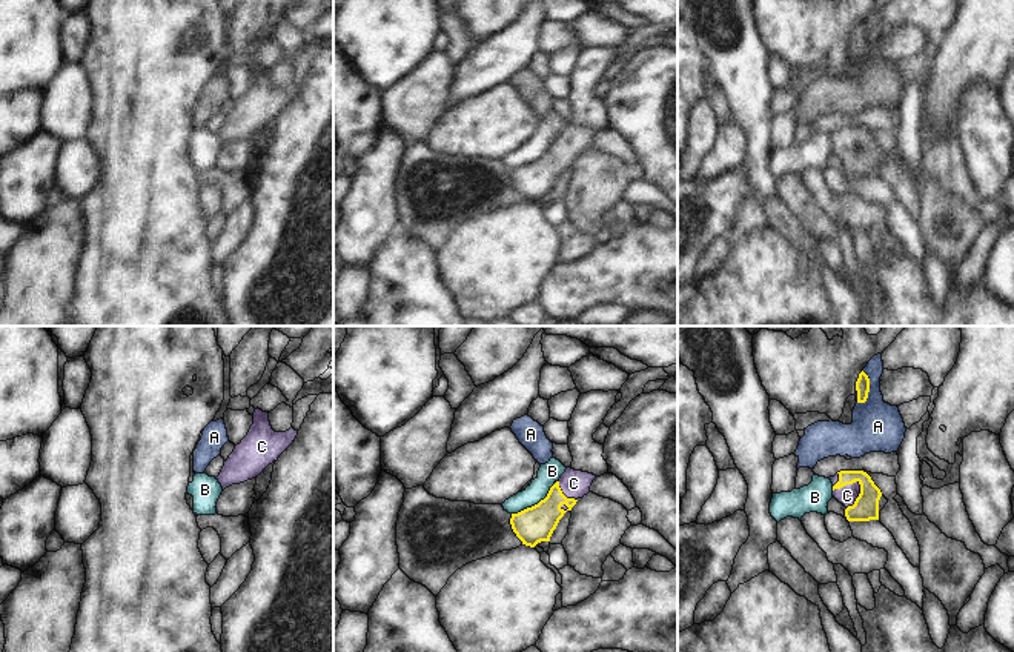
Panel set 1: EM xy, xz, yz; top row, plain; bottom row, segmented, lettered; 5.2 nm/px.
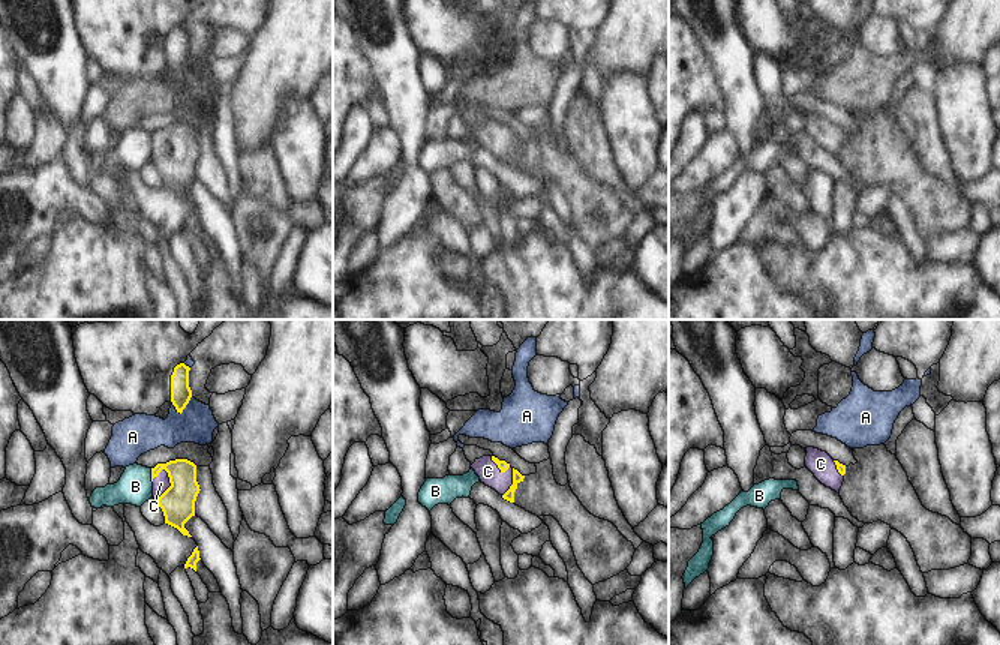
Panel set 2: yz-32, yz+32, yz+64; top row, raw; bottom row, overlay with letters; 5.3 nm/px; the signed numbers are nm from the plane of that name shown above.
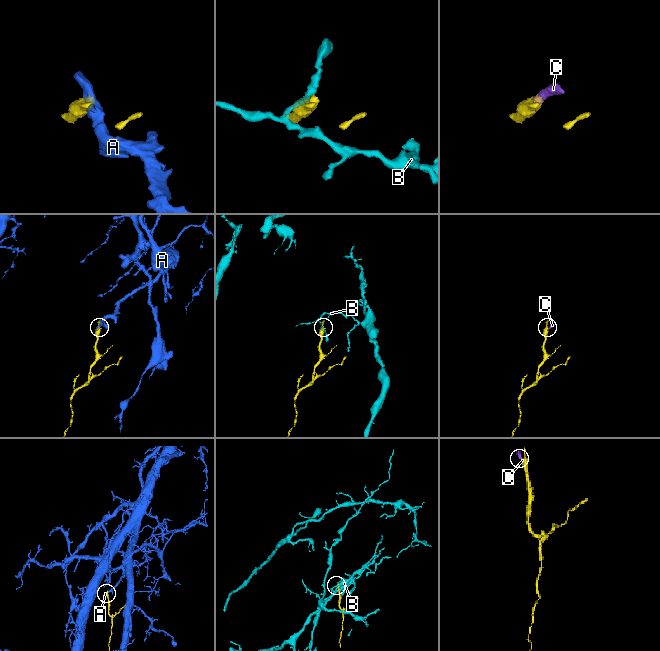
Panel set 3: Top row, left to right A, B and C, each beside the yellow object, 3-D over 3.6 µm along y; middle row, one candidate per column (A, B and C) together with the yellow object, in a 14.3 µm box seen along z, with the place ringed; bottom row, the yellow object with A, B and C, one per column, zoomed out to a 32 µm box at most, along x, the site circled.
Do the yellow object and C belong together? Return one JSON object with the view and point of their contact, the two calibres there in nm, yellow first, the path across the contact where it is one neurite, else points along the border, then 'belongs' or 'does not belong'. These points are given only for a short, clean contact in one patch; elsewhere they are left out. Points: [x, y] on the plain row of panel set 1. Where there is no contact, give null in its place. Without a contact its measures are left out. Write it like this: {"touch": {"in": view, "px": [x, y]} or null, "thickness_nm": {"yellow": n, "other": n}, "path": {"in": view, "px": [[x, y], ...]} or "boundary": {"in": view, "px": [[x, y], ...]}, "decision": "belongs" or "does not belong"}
{"touch": {"in": "yz", "px": [850, 139]}, "thickness_nm": {"yellow": 140, "other": 100}, "path": {"in": "yz", "px": [[865, 163], [859, 140], [850, 139], [847, 151]]}, "decision": "belongs"}

